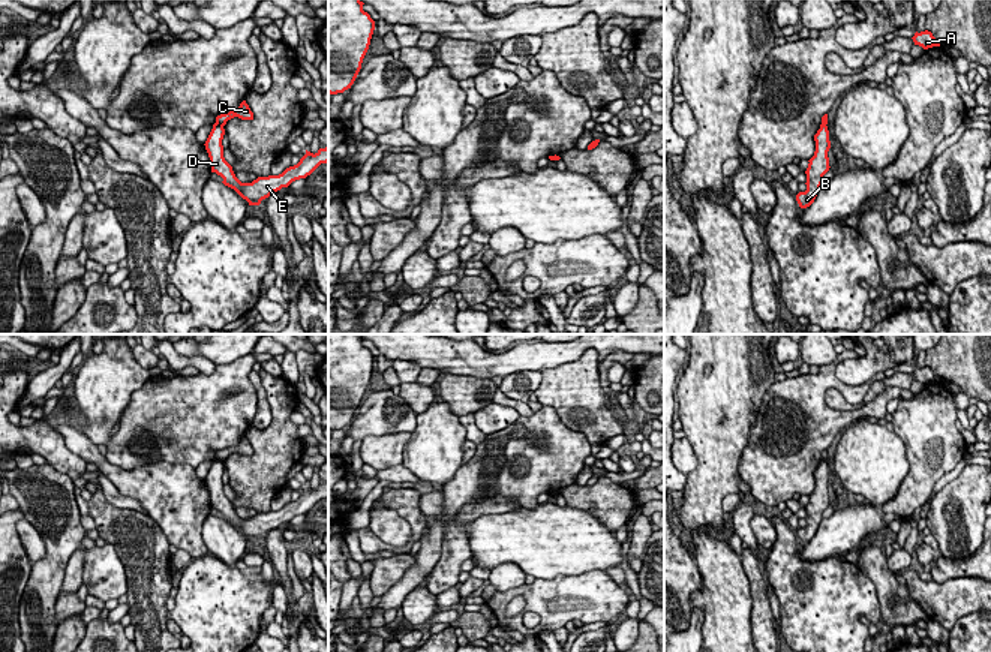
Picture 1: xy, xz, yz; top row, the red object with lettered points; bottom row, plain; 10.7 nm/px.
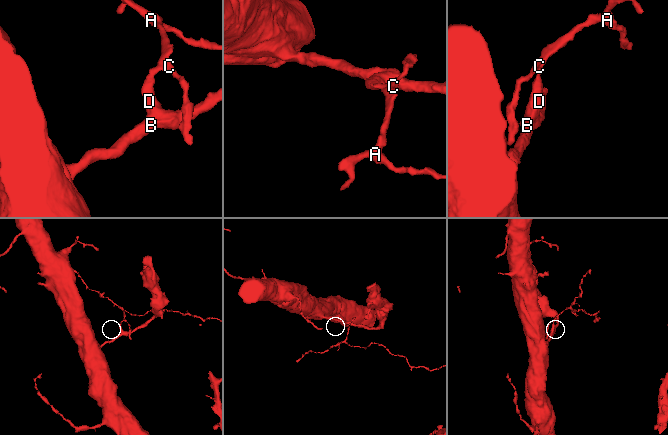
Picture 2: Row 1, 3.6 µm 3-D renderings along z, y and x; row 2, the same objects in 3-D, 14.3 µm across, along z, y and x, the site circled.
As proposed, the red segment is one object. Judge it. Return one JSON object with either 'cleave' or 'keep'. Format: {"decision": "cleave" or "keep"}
{"decision": "cleave"}

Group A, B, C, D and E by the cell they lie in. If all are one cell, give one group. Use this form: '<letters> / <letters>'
A C / B D E

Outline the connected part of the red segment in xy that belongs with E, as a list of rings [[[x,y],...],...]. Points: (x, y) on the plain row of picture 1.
[[[214,459],[213,465],[205,477],[205,486],[210,493],[211,508],[216,508],[223,514],[223,520],[234,525],[249,541],[259,541],[262,535],[268,534],[271,529],[288,523],[292,517],[306,514],[310,511],[321,499],[328,498],[328,483],[319,484],[315,490],[306,486],[306,490],[294,502],[286,504],[279,511],[258,513],[252,519],[241,519],[232,502],[223,493],[222,475],[225,465],[222,460]]]

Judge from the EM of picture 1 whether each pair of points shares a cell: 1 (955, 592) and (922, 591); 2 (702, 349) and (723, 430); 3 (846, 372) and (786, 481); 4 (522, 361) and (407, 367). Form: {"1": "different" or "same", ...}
{"1": "same", "2": "same", "3": "different", "4": "different"}

